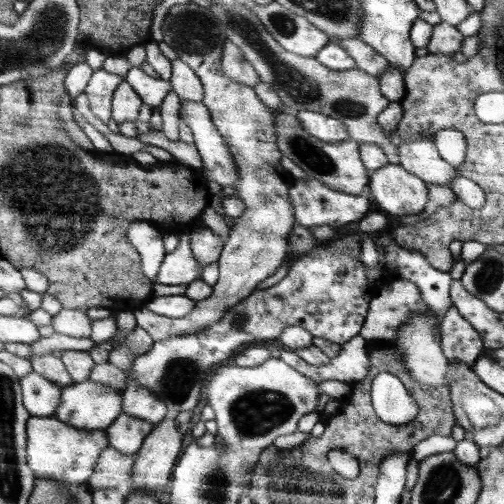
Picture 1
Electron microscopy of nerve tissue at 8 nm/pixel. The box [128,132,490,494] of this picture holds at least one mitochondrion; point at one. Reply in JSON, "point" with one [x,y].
{"point":[255,412]}

